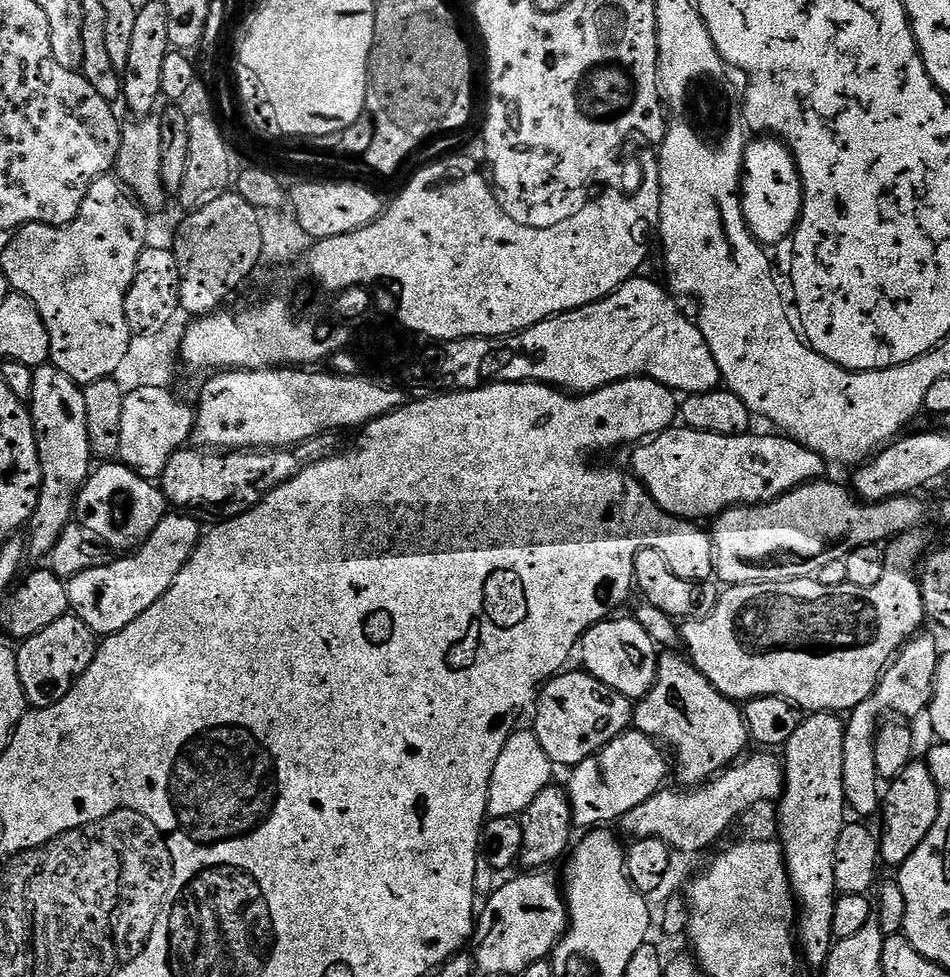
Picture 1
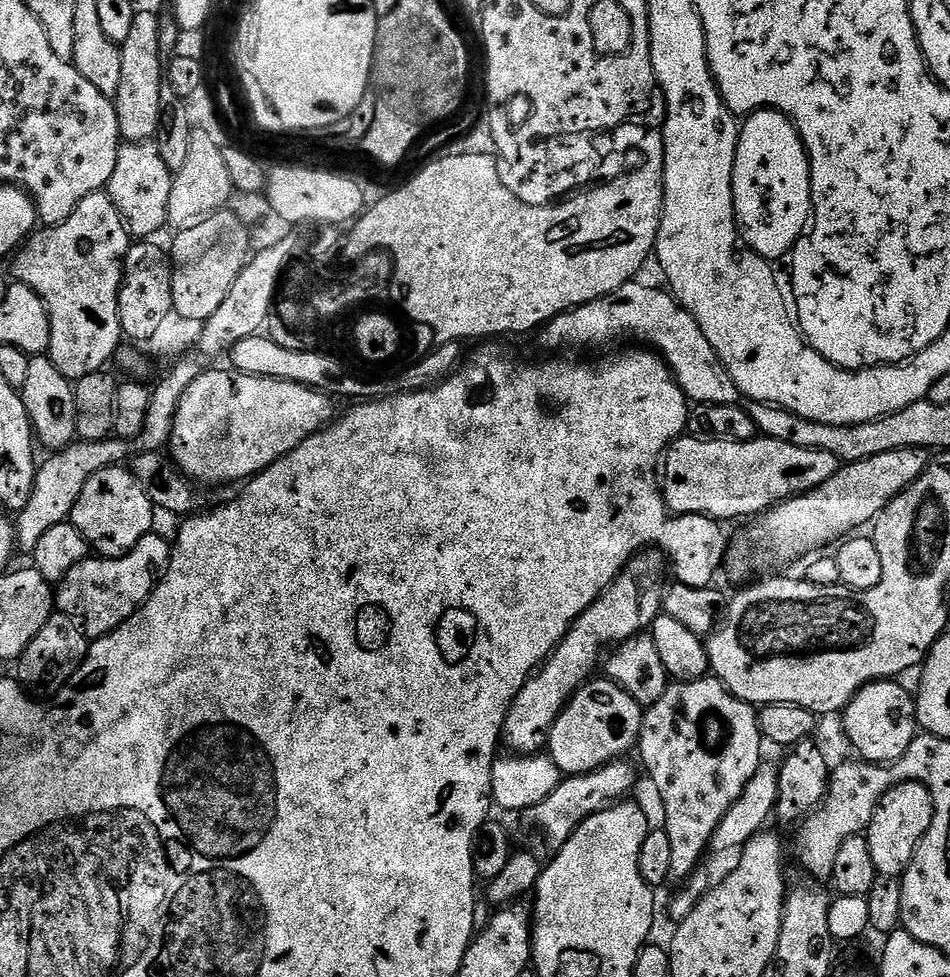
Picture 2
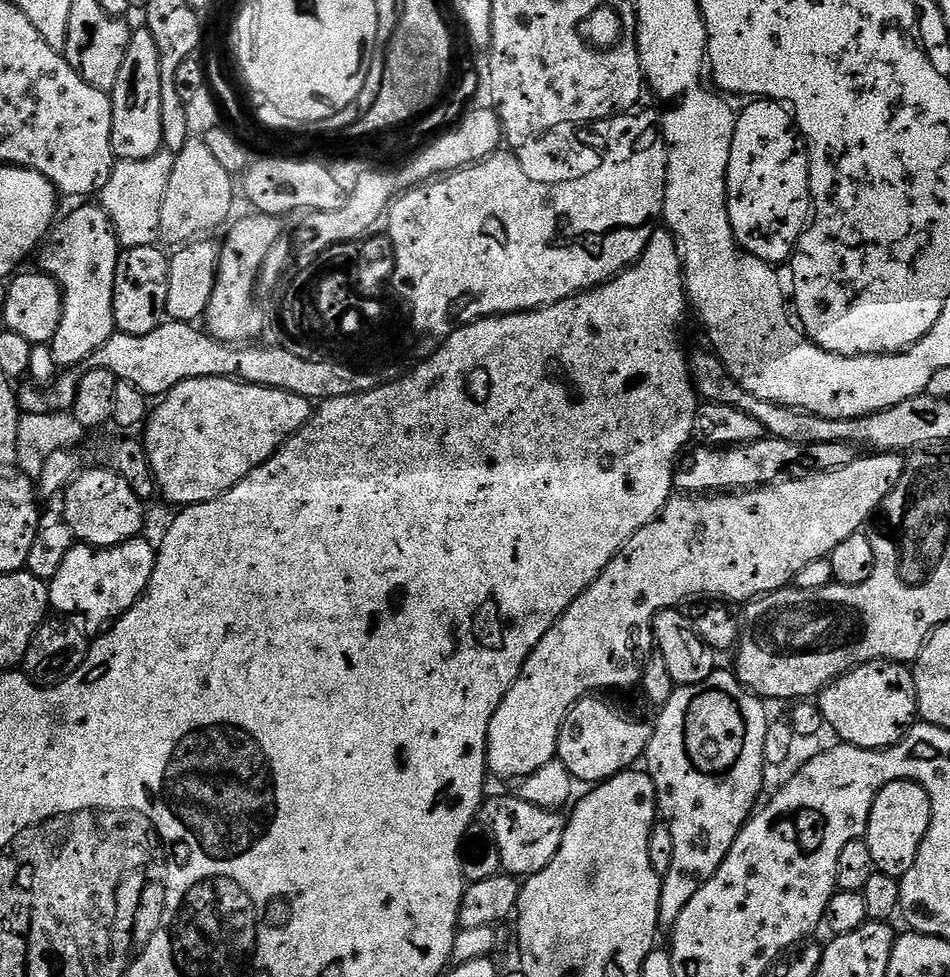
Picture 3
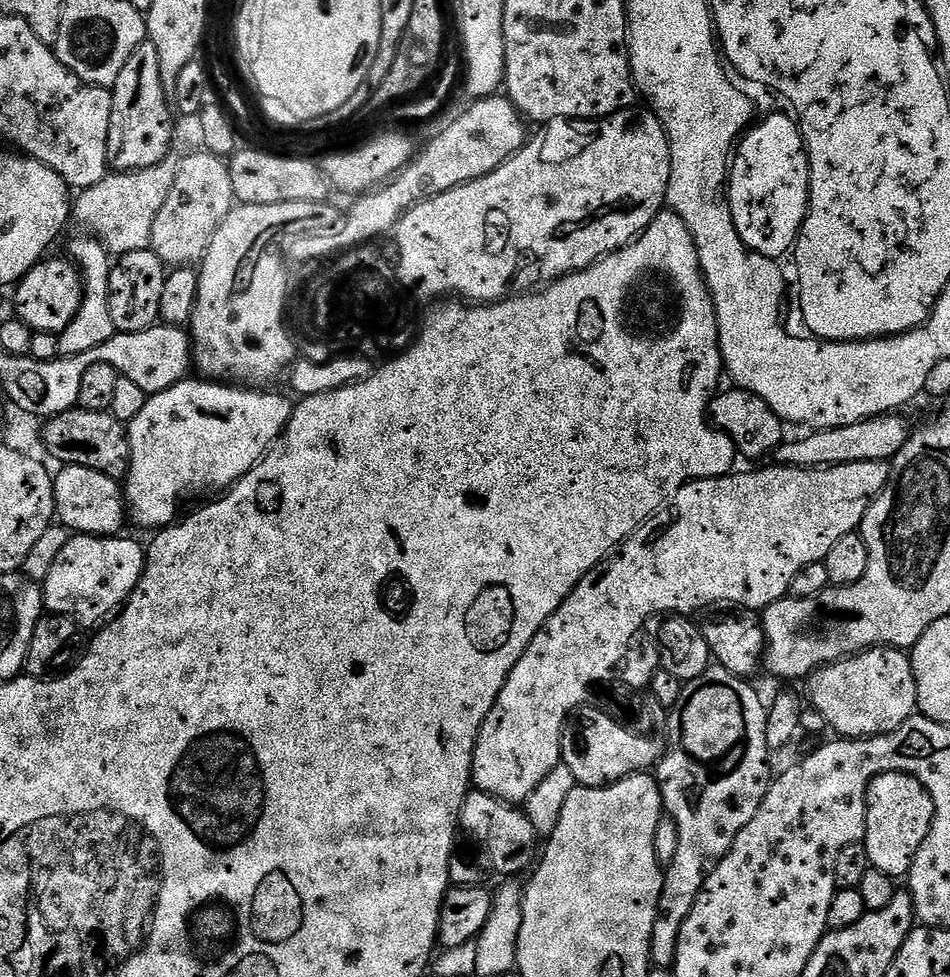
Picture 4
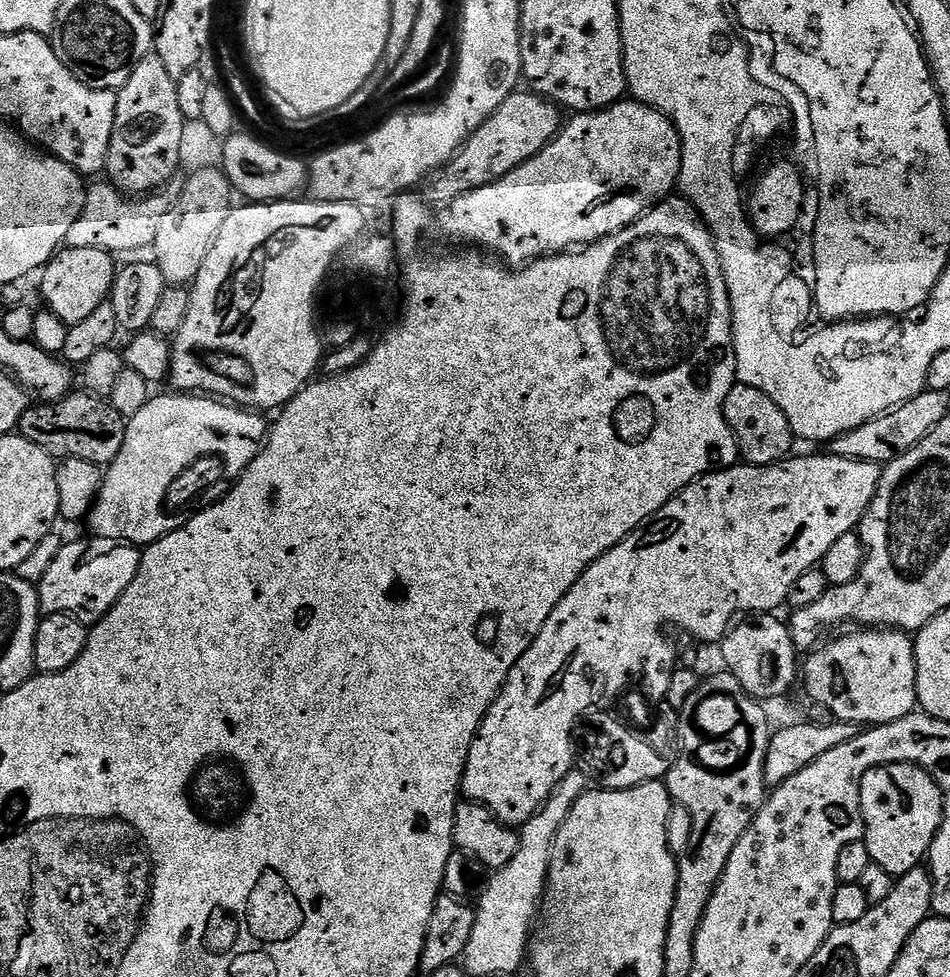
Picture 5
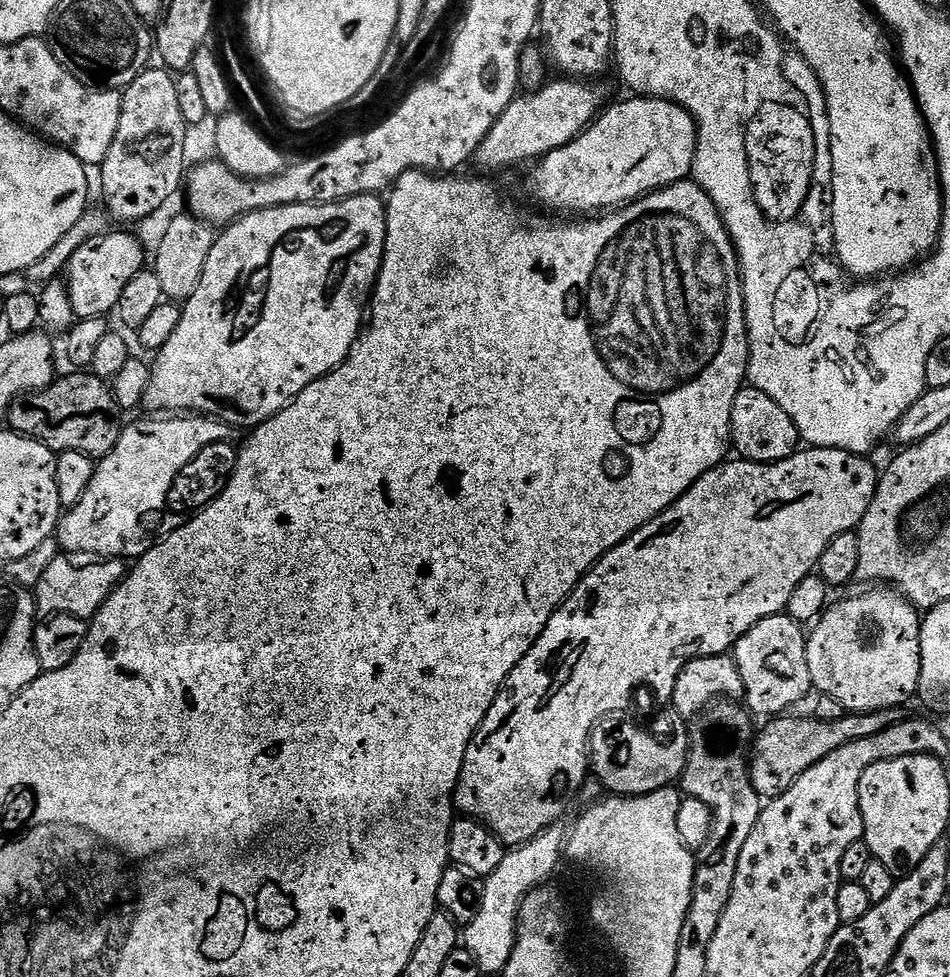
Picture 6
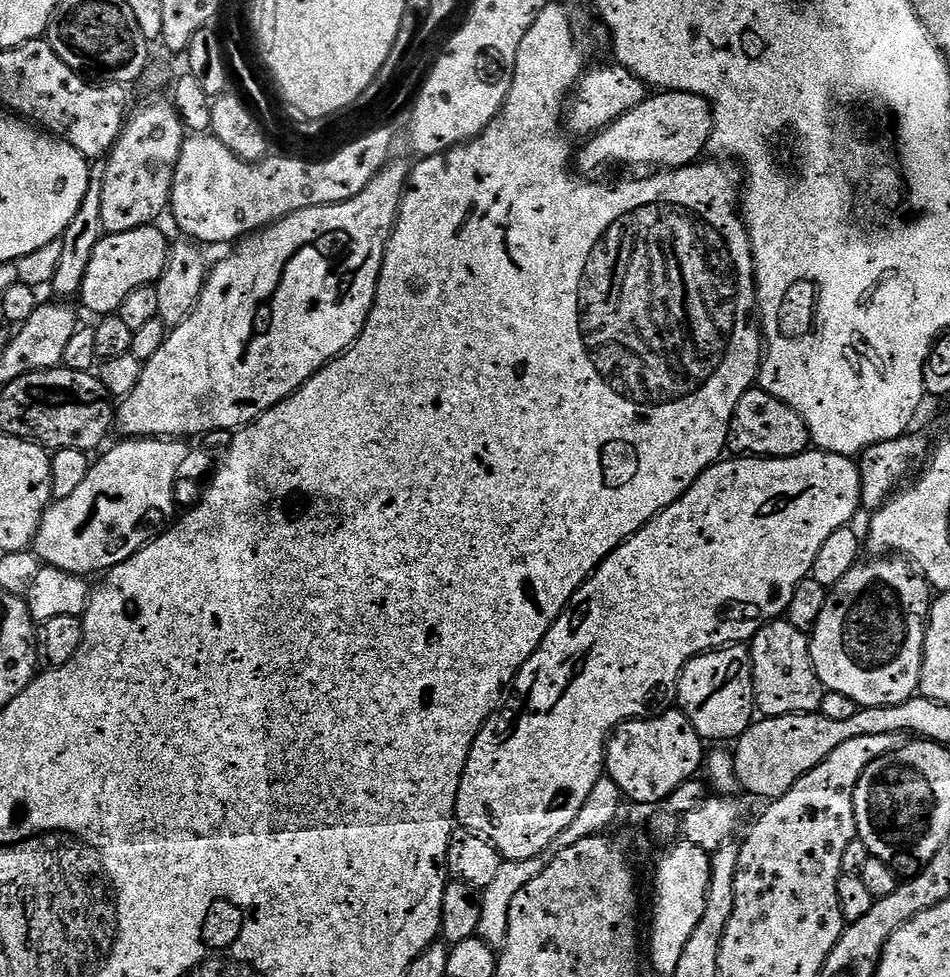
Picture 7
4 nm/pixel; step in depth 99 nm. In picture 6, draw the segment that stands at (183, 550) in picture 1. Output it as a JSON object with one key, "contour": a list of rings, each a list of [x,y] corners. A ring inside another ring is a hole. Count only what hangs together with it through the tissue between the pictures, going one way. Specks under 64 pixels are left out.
{"contour":[[[61,554],[50,562],[42,582],[34,589],[37,613],[41,617],[74,614],[74,618],[91,621],[92,617],[126,575],[126,564],[120,558],[89,558],[83,554]]]}

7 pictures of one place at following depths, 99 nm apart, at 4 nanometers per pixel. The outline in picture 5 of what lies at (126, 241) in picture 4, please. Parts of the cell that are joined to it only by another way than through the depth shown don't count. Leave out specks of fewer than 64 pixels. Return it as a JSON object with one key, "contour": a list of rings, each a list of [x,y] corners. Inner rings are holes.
{"contour":[[[103,182],[87,189],[84,193],[84,205],[70,226],[64,244],[78,250],[102,250],[119,254],[119,252],[140,252],[151,249],[154,238],[158,238],[158,226],[166,210],[170,210],[174,196],[168,190],[157,190],[139,198],[129,198],[115,184]]]}

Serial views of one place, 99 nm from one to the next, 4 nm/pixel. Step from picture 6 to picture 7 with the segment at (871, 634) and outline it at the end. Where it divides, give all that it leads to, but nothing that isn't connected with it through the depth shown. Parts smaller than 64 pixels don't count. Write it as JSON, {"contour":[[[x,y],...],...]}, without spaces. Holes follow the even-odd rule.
{"contour":[[[868,558],[855,564],[829,591],[822,615],[810,633],[812,661],[821,684],[830,692],[846,694],[860,708],[898,706],[920,691],[924,661],[924,631],[934,599],[933,589],[913,565],[903,558]]]}

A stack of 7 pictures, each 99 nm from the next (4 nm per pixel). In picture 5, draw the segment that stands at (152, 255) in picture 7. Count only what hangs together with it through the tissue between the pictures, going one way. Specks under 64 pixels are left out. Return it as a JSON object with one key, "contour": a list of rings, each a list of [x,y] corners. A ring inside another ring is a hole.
{"contour":[[[61,247],[38,276],[43,307],[53,312],[63,324],[71,326],[86,322],[86,318],[90,318],[90,314],[94,314],[94,310],[98,310],[111,297],[112,283],[118,271],[118,264],[112,260],[115,259],[110,252]]]}

